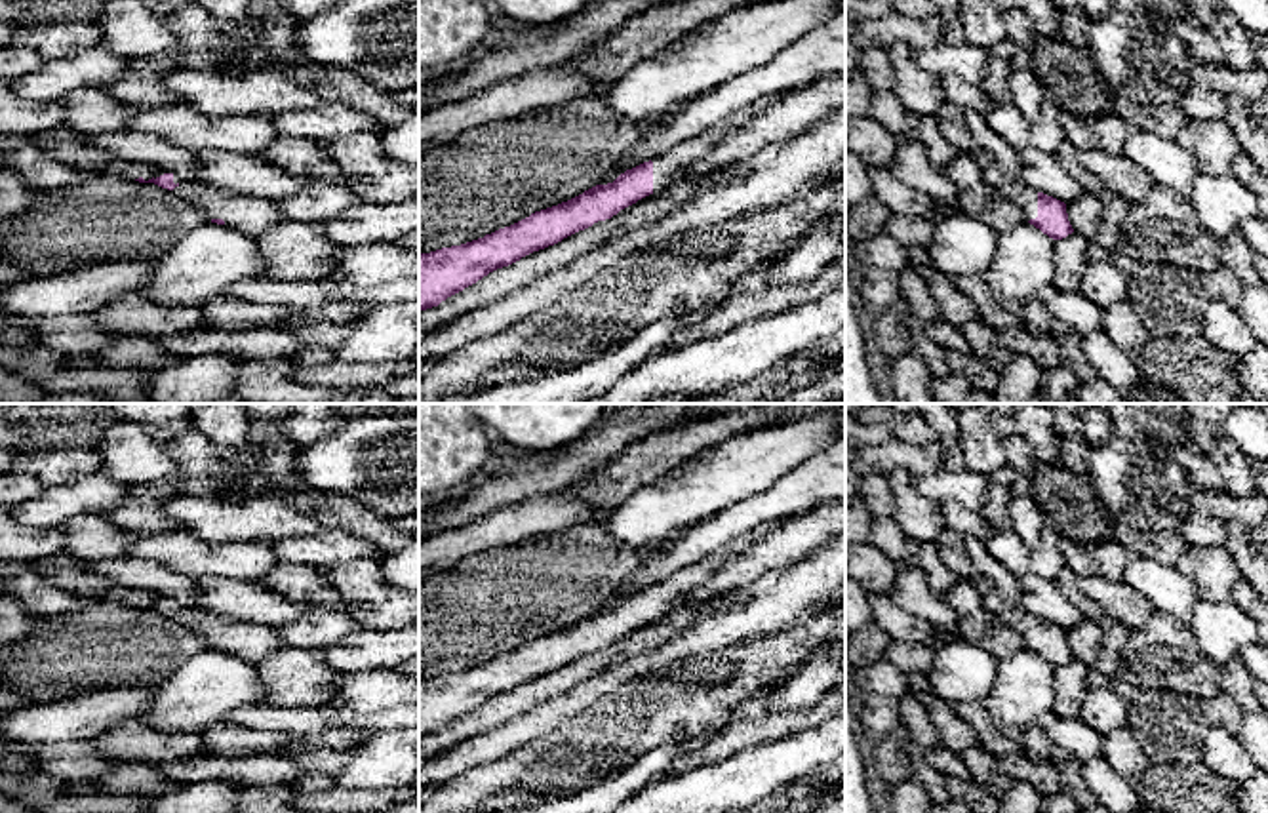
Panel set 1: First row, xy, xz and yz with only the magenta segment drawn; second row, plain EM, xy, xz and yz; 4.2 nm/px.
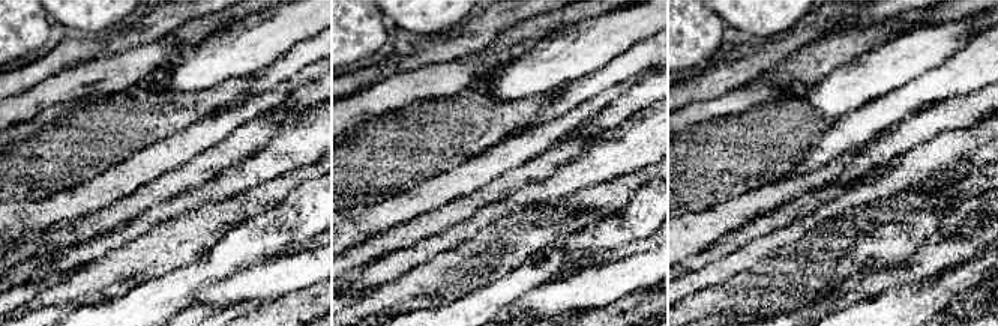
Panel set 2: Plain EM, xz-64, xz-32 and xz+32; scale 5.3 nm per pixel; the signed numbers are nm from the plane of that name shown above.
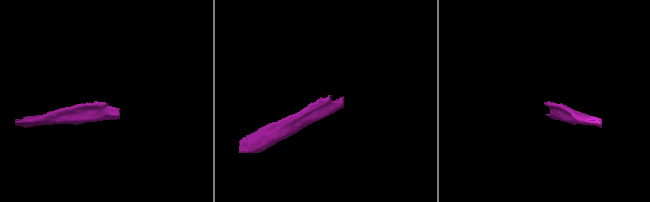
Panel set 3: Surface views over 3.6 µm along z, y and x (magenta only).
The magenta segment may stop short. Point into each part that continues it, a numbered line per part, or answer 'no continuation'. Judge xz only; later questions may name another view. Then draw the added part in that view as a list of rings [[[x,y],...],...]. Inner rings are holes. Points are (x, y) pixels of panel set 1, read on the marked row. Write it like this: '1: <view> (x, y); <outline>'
1: xz (686, 153); [[[777,95],[744,107],[716,128],[676,145],[664,156],[653,158],[653,192],[659,192],[680,169],[704,156],[718,141],[725,137],[727,131],[744,126],[750,118],[760,116],[763,110],[767,110],[773,103],[781,99],[783,97]]]

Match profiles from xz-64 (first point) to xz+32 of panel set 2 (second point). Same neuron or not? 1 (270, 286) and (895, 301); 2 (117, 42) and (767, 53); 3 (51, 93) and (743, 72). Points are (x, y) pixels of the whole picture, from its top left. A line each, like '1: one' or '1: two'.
1: one
2: one
3: two

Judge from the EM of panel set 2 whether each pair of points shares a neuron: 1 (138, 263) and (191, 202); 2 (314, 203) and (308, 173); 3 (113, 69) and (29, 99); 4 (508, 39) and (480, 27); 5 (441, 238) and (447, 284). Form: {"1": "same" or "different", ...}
{"1": "different", "2": "different", "3": "same", "4": "different", "5": "different"}

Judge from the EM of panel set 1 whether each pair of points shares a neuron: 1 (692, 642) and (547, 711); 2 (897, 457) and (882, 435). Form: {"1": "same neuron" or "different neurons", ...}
{"1": "same neuron", "2": "different neurons"}

